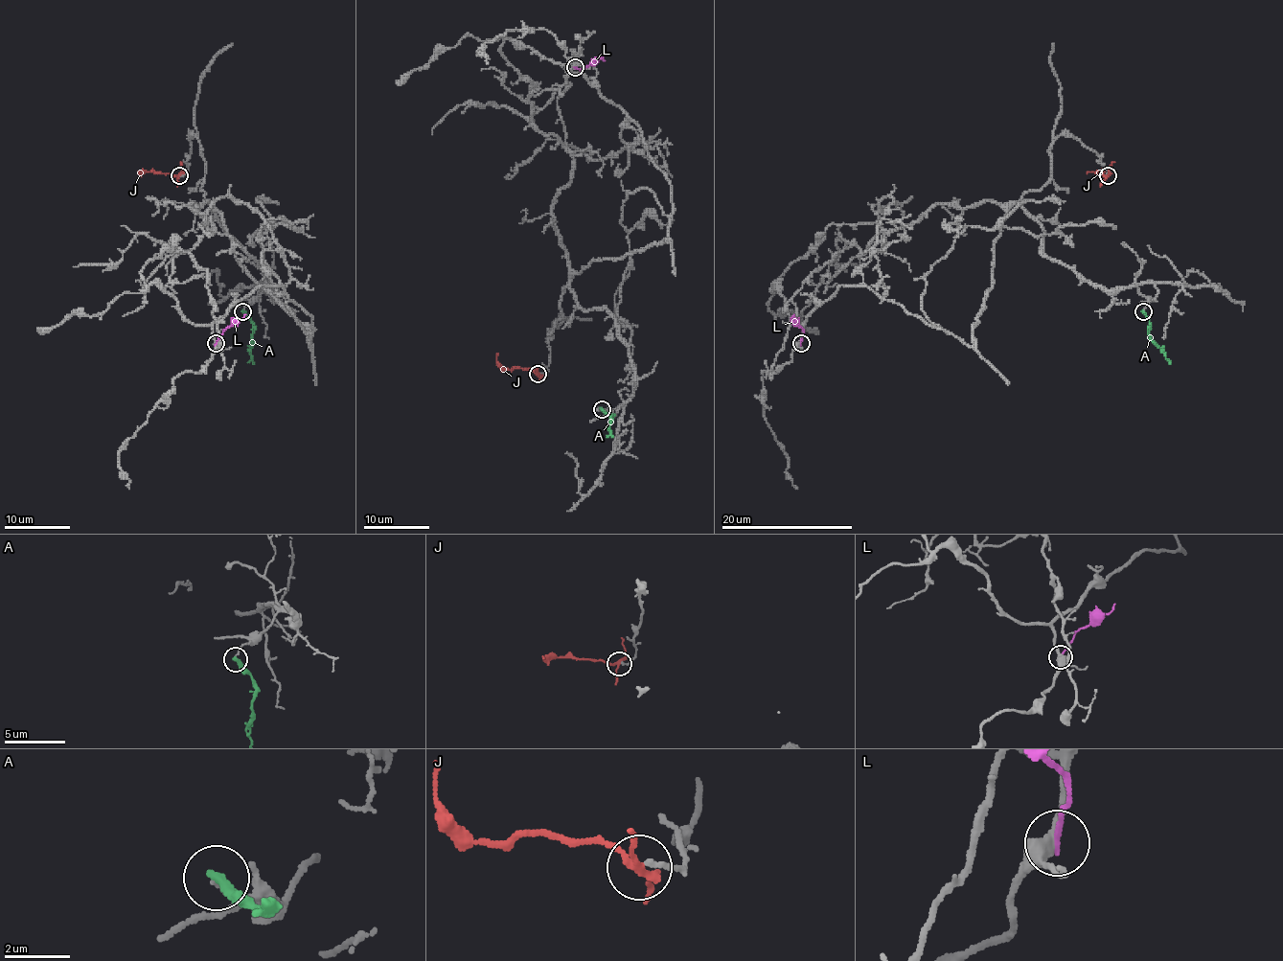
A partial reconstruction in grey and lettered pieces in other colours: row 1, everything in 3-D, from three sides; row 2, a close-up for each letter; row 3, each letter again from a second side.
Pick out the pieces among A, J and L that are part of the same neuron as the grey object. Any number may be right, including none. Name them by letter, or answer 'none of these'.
none of these

